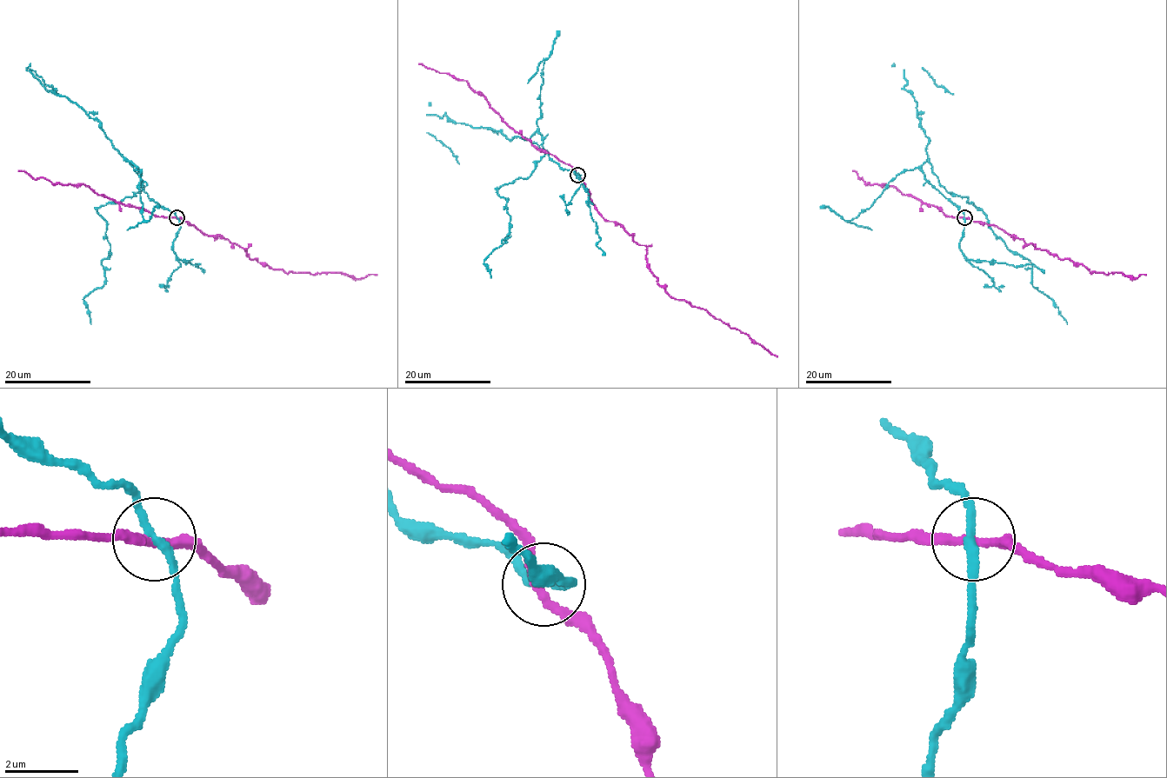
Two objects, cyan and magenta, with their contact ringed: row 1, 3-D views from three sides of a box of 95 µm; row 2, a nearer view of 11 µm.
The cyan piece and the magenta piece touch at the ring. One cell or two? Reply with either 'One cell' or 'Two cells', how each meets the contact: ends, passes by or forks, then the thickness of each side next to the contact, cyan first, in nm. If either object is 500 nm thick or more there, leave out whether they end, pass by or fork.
Two cells. At the ring cyan passes by. At the ring magenta passes by. Thickness 240 nm (cyan) against 220 nm

